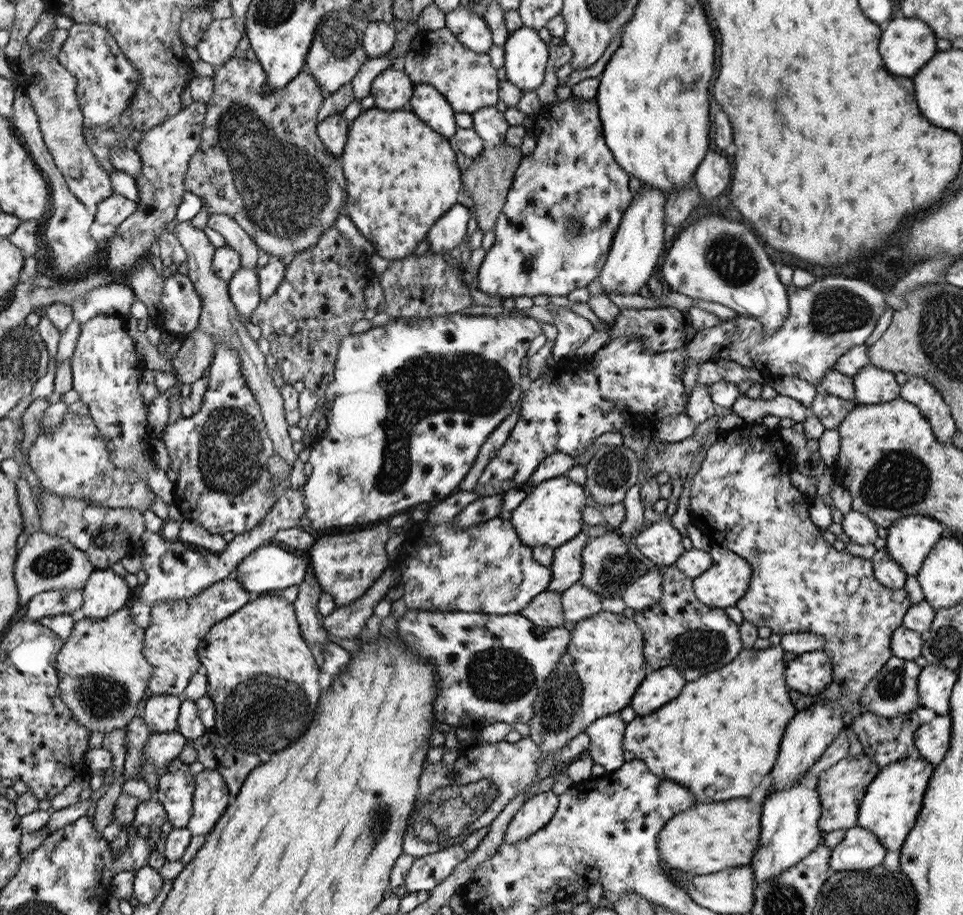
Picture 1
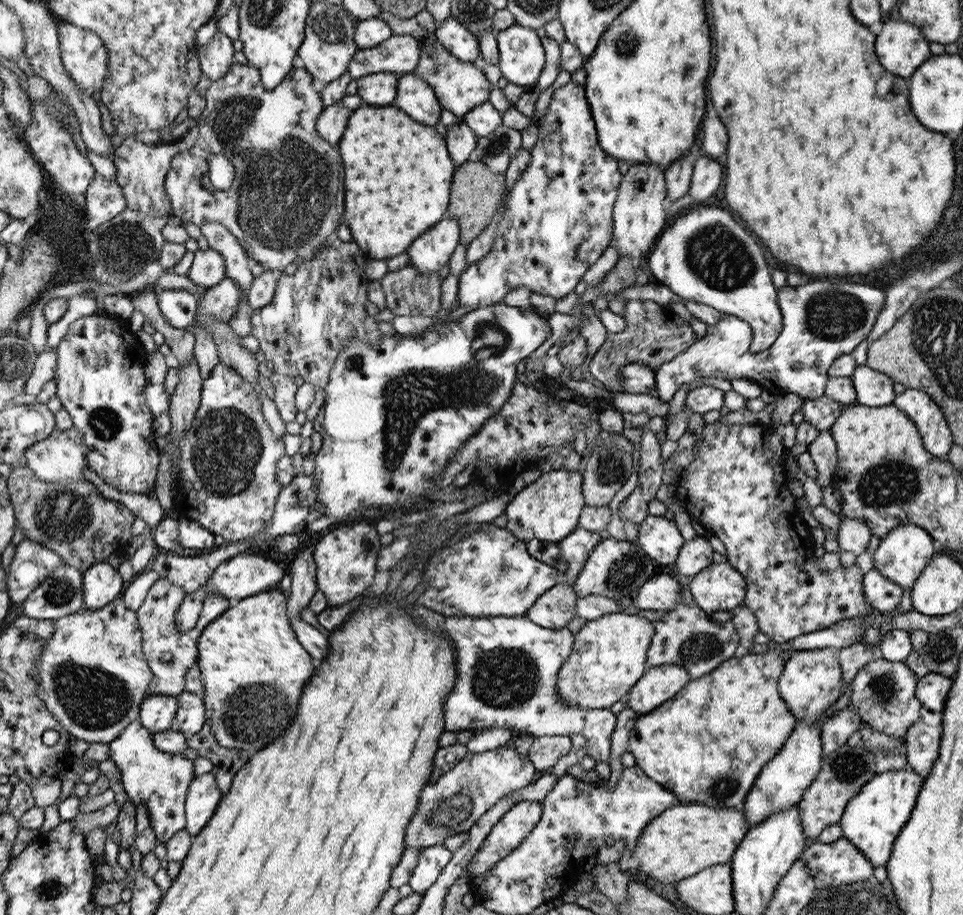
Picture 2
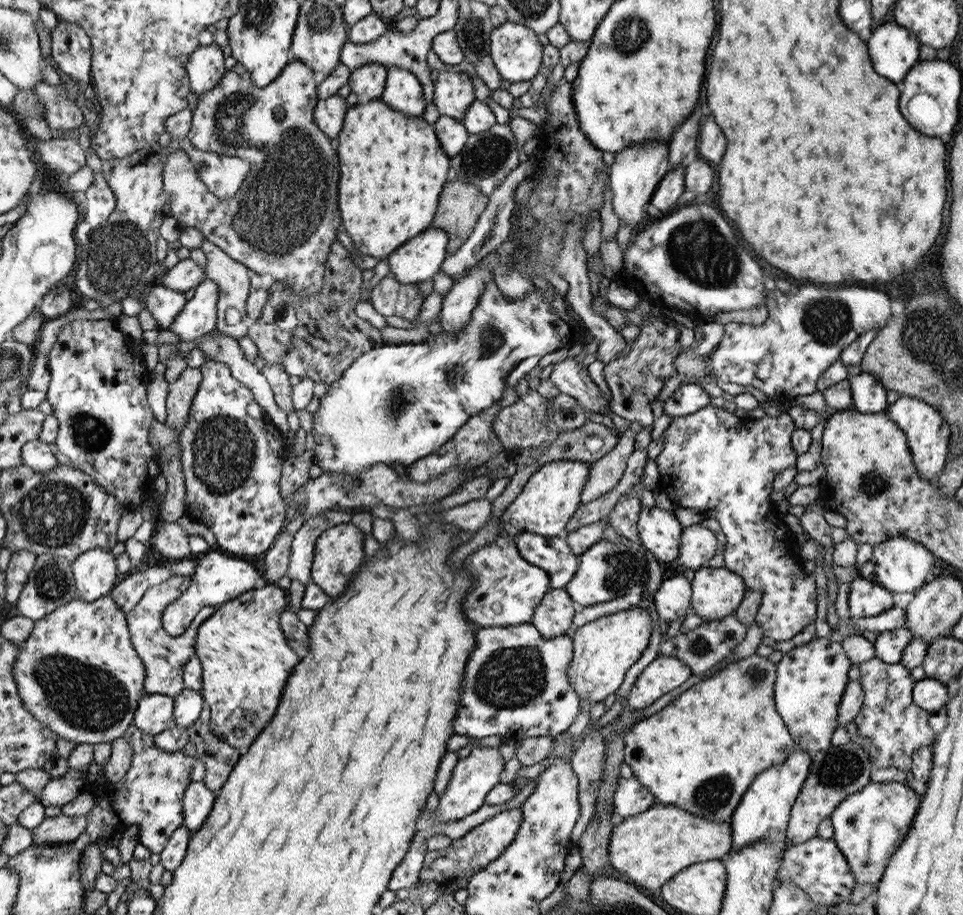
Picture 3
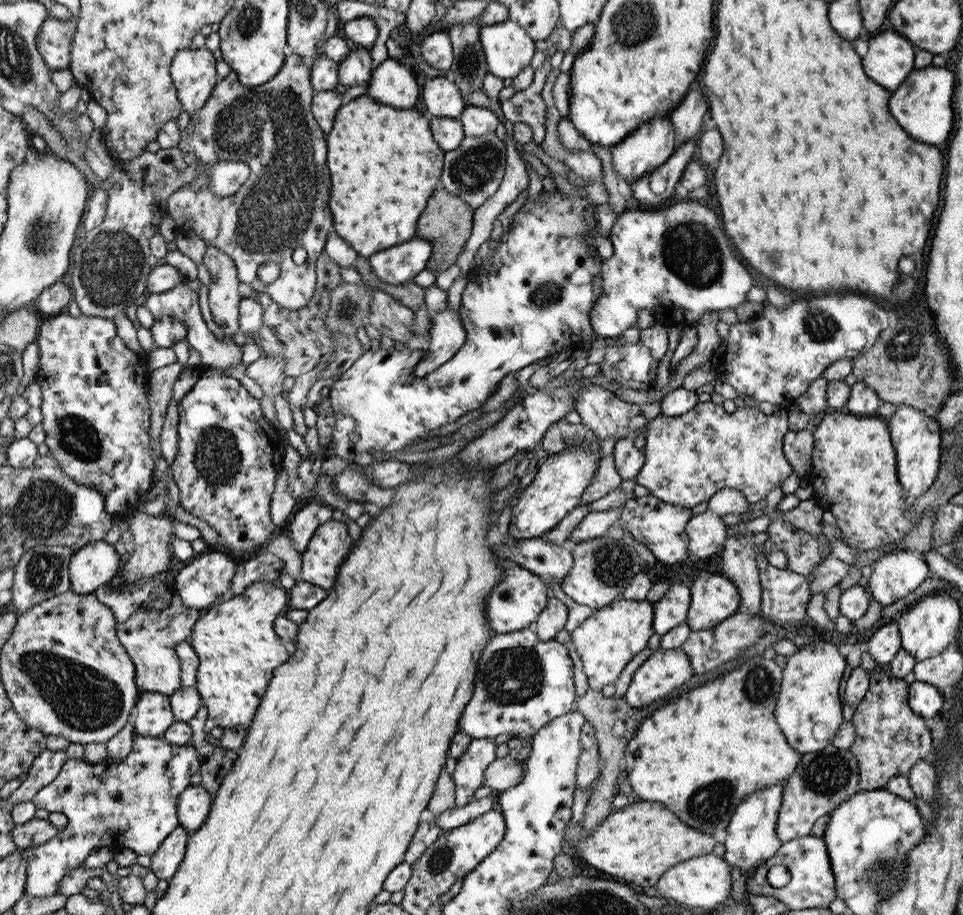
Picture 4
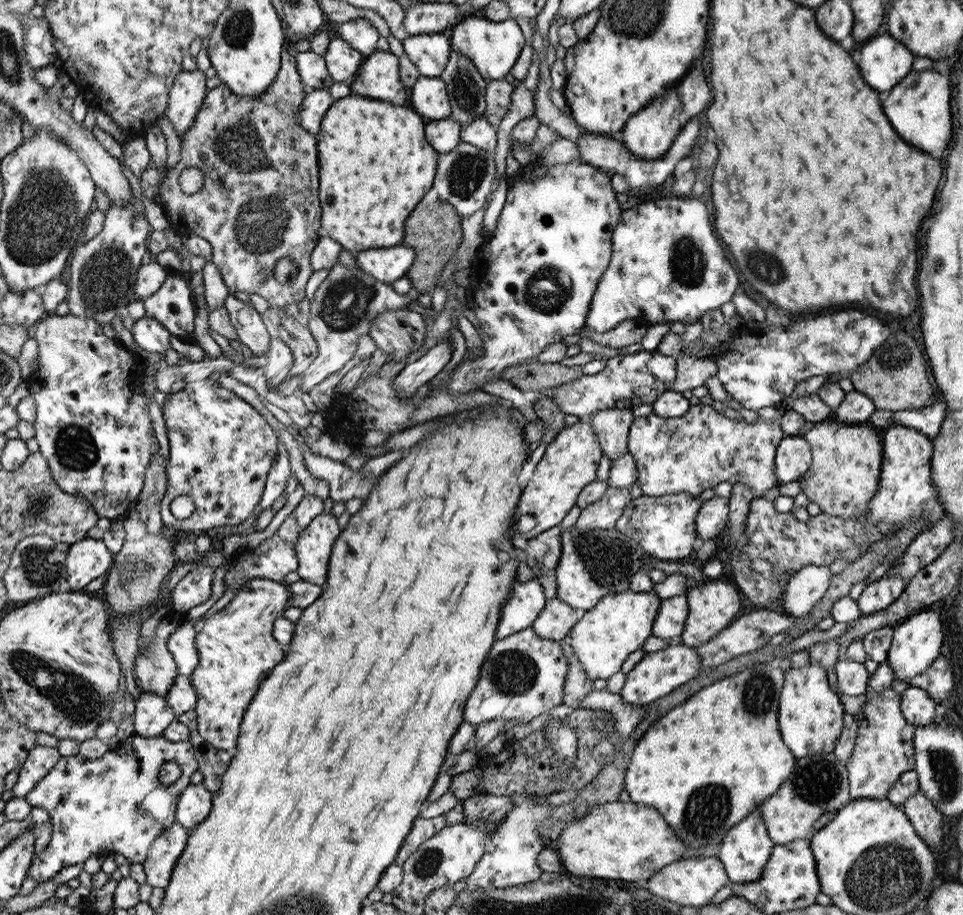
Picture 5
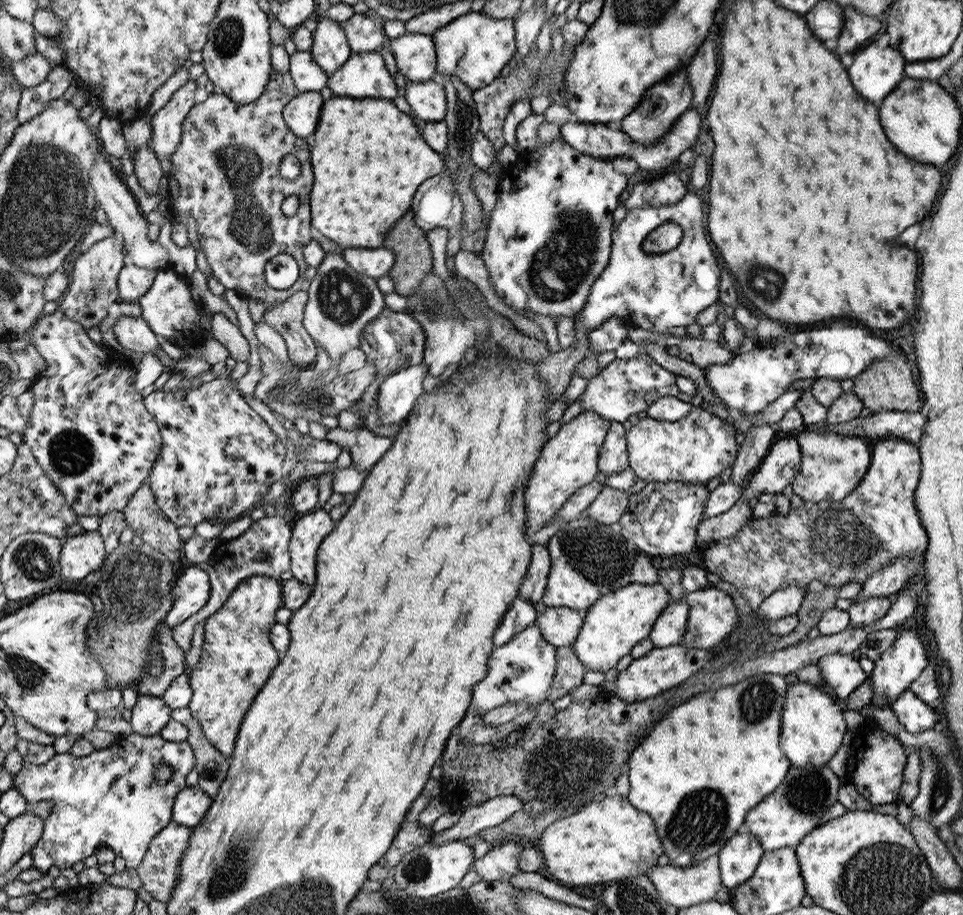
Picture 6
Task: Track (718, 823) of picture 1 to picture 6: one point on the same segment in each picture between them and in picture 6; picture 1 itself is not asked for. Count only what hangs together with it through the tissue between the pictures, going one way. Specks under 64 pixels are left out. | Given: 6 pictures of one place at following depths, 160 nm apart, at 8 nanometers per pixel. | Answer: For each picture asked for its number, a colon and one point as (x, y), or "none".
2: (687, 838)
3: (651, 848)
4: (638, 844)
5: (628, 841)
6: (609, 839)

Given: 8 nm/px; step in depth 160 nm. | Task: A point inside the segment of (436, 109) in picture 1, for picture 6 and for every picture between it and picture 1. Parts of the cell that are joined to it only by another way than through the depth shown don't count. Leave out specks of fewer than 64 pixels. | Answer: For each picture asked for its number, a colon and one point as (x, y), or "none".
2: (414, 95)
3: (403, 92)
4: (393, 83)
5: (377, 77)
6: (364, 75)

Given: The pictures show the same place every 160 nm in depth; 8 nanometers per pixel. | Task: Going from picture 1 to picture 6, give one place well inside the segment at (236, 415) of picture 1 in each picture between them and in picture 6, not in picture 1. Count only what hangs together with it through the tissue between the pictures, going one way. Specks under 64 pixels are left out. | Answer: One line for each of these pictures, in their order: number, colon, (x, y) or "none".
2: (229, 484)
3: (231, 465)
4: (227, 463)
5: (221, 450)
6: (219, 458)

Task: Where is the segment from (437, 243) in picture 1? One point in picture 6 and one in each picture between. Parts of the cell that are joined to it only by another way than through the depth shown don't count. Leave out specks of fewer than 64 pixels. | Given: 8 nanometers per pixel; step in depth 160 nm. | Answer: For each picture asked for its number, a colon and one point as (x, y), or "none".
2: (428, 254)
3: (419, 259)
4: (401, 263)
5: (389, 264)
6: (375, 262)

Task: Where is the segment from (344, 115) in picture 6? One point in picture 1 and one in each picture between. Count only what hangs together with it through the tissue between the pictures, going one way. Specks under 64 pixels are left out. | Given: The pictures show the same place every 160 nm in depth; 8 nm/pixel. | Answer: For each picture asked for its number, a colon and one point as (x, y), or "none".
1: (403, 176)
2: (398, 173)
3: (393, 169)
4: (386, 164)
5: (377, 164)

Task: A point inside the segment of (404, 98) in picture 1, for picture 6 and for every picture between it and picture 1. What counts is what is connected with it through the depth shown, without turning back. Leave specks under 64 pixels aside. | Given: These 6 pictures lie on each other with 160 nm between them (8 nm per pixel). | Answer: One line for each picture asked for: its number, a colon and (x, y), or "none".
2: (378, 89)
3: (368, 82)
4: (355, 68)
5: (342, 61)
6: (330, 48)

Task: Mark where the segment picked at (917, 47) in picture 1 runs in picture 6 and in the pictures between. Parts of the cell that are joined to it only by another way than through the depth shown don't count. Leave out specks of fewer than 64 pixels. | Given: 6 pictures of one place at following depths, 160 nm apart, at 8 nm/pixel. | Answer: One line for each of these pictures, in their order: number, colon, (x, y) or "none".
2: (902, 47)
3: (895, 50)
4: (890, 59)
5: (885, 62)
6: (876, 72)

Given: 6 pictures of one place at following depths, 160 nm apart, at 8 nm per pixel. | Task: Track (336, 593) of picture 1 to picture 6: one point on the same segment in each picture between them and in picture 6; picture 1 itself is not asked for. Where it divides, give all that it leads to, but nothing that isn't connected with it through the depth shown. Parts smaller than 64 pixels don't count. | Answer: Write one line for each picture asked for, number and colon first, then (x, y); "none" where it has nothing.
2: (345, 558)
3: (339, 552)
4: (329, 546)
5: (314, 543)
6: (308, 531)

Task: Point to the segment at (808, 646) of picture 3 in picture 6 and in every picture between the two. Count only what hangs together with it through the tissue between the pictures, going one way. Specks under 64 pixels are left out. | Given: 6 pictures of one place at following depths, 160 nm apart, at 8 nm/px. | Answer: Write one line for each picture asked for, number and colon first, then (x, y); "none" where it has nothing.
4: (809, 706)
5: (811, 715)
6: (812, 725)

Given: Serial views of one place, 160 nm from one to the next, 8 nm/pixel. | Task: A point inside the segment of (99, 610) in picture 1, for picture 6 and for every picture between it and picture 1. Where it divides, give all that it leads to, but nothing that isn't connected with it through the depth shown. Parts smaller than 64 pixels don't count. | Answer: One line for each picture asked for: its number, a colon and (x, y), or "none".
2: (102, 584)
3: (94, 572)
4: (96, 563)
5: (87, 559)
6: (82, 554)

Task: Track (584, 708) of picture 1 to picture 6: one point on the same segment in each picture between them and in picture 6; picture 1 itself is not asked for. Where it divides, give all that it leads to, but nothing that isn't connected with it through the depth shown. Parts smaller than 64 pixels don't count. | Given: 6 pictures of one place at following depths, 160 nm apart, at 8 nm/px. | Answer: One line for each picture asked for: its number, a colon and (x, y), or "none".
2: (608, 658)
3: (604, 649)
4: (607, 640)
5: (605, 636)
6: (618, 621)

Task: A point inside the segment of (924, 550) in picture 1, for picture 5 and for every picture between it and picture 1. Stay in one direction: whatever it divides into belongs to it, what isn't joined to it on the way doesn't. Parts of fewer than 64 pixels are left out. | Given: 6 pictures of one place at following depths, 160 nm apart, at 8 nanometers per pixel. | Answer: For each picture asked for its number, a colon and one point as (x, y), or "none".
2: (901, 556)
3: (901, 565)
4: (896, 574)
5: (879, 595)

